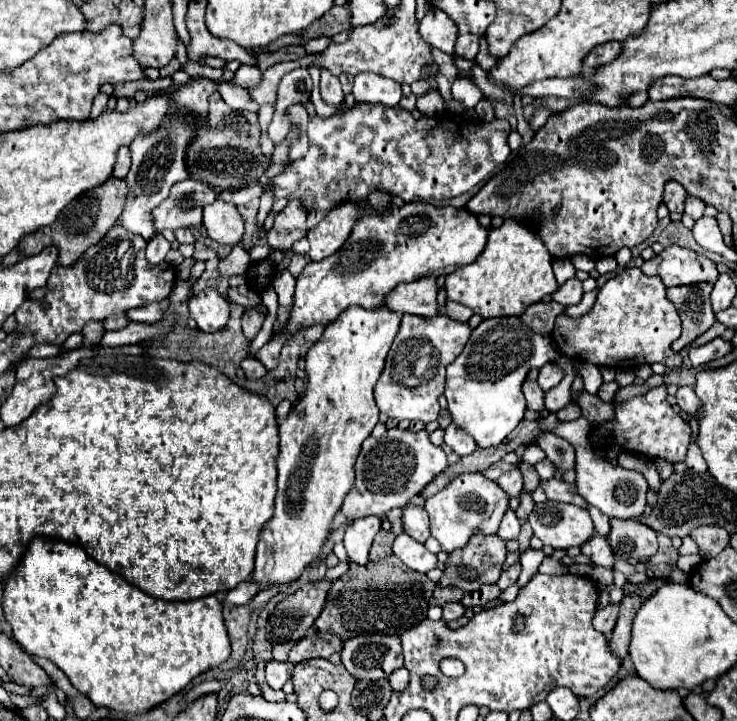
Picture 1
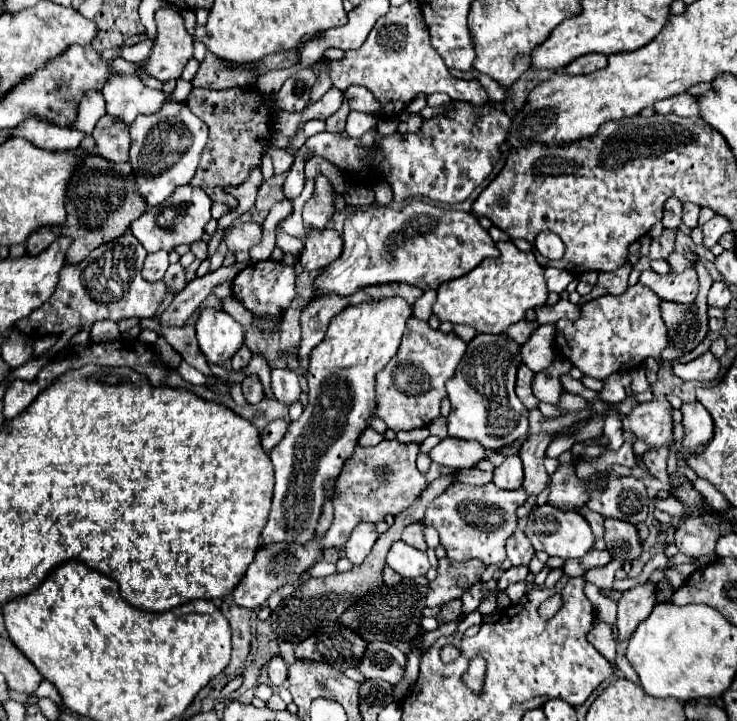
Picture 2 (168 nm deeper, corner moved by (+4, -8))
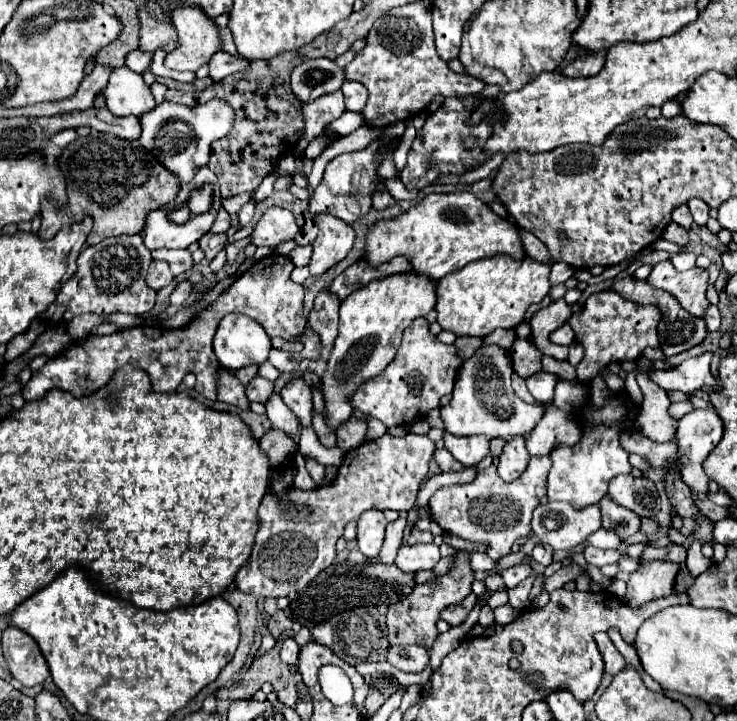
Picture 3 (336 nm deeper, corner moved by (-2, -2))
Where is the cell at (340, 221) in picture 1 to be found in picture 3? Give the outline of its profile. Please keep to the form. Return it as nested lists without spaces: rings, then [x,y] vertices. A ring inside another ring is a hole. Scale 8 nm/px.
[[[331,214],[315,216],[315,224],[319,228],[319,234],[313,242],[309,272],[311,276],[321,276],[349,254],[355,242],[355,230]]]

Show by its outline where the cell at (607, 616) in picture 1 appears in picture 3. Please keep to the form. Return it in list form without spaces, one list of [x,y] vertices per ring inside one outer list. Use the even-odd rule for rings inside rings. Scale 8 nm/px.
[[[605,632],[595,634],[595,642],[597,642],[597,648],[603,656],[603,664],[605,664],[607,674],[617,674],[619,670],[623,670],[627,666],[625,658],[619,654],[619,650],[615,648],[615,644],[611,642],[611,638]]]

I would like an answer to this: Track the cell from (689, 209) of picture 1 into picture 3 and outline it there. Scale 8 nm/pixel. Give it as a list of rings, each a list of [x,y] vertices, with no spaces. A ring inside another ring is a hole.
[[[691,198],[691,200],[687,202],[687,206],[689,206],[691,214],[693,214],[693,220],[695,220],[699,226],[705,226],[707,220],[709,220],[709,206],[707,206],[703,200],[699,200],[699,198]]]

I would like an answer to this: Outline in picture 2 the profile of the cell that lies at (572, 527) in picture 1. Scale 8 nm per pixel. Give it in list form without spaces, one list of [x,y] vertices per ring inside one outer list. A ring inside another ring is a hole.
[[[543,504],[529,514],[527,524],[525,524],[525,536],[531,540],[531,544],[537,552],[541,550],[549,556],[559,556],[563,560],[583,556],[585,552],[589,552],[593,548],[593,542],[595,542],[593,532],[581,514],[577,514],[573,510],[563,512],[551,504]]]

